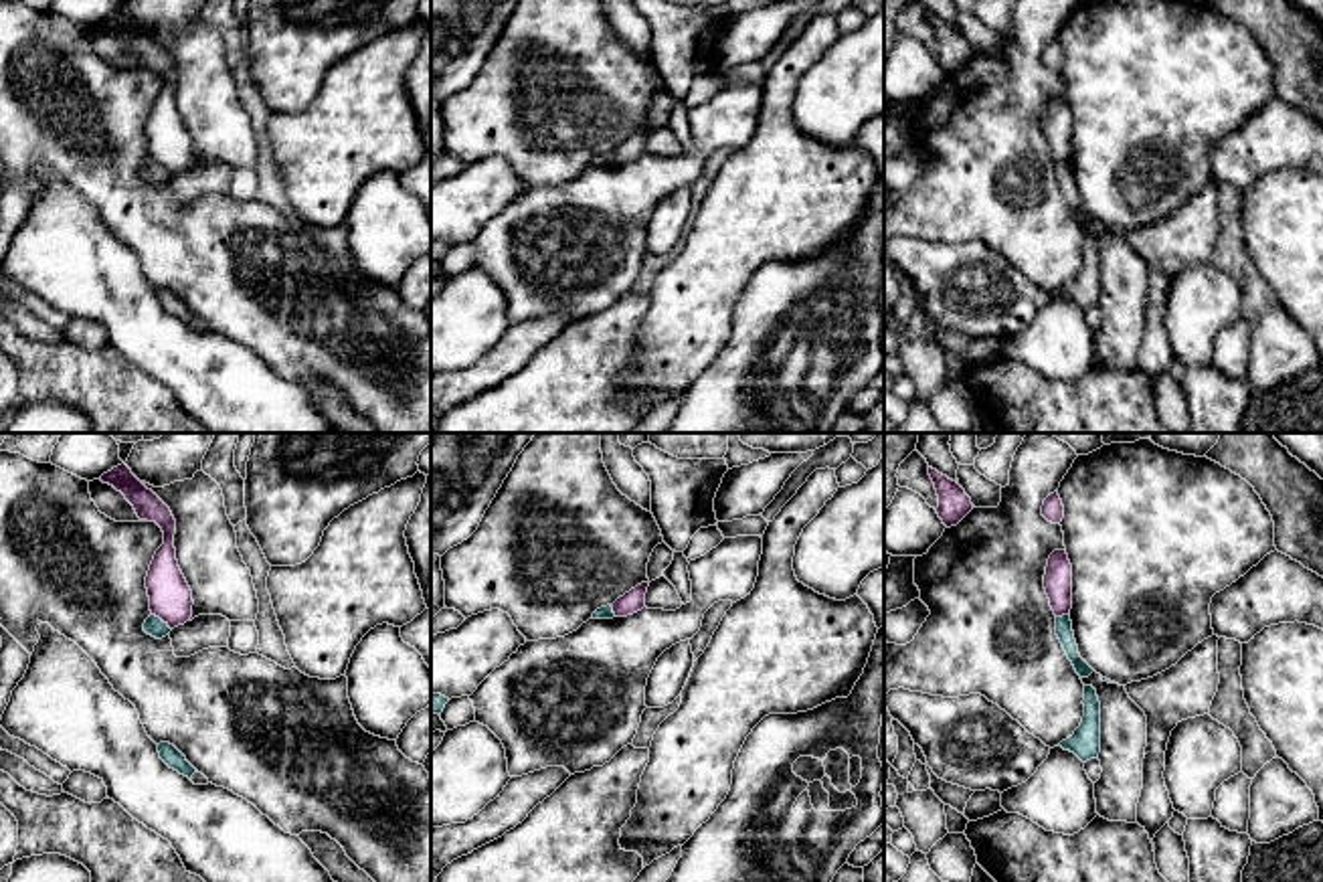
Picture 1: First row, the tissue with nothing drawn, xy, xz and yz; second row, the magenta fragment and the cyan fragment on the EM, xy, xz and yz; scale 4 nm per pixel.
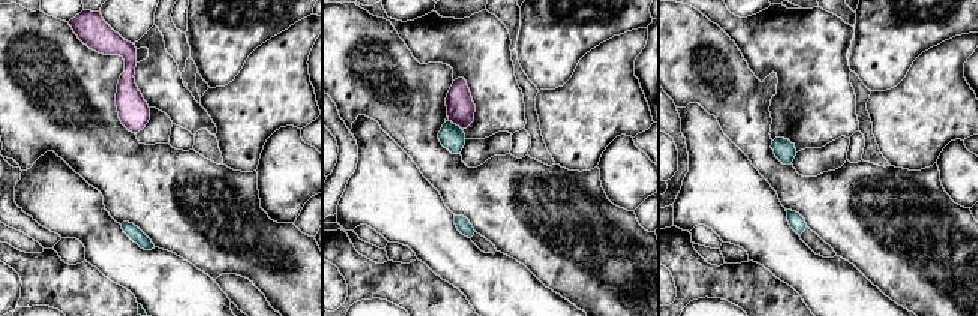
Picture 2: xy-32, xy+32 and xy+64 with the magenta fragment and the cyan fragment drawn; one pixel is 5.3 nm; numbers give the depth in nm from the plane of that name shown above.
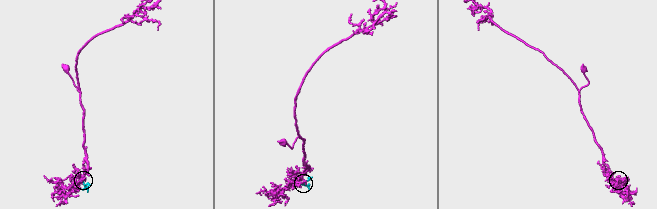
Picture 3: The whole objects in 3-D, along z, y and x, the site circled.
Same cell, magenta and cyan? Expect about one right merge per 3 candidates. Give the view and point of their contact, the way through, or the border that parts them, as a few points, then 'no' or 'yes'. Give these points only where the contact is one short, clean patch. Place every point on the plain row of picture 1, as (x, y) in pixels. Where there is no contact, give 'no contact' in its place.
xy (162, 166) | along xy (152, 160), (170, 177) | no

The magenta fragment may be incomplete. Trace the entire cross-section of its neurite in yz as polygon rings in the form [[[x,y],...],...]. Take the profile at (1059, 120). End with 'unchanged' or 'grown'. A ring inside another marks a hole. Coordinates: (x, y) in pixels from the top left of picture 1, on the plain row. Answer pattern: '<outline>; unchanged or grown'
[[[1054,97],[1048,105],[1044,136],[1056,164],[1070,162],[1072,156],[1072,111],[1066,97]]]; unchanged

